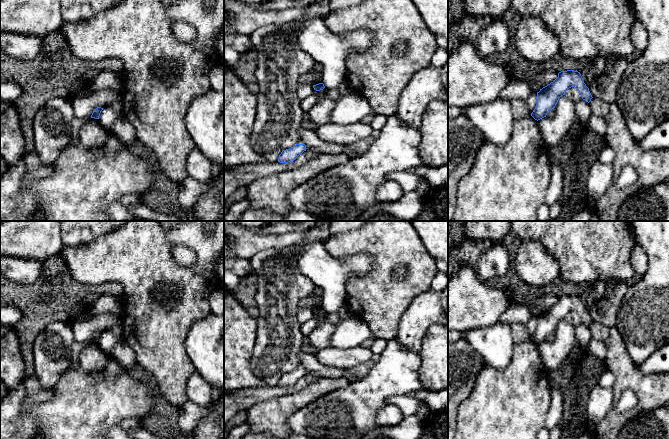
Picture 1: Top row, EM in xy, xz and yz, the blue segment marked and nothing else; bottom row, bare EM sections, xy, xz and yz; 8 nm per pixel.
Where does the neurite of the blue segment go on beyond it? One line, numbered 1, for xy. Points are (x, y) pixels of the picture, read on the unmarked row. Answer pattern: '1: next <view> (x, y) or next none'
1: next none

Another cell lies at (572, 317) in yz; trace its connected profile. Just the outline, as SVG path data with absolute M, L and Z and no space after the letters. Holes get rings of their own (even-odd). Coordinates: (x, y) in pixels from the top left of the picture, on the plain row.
M571 311L565 316L565 320L567 320L570 324L572 324L574 327L579 326L582 321L578 313Z

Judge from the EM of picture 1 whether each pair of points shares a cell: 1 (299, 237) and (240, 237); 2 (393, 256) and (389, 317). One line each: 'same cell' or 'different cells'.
1: same cell
2: same cell

